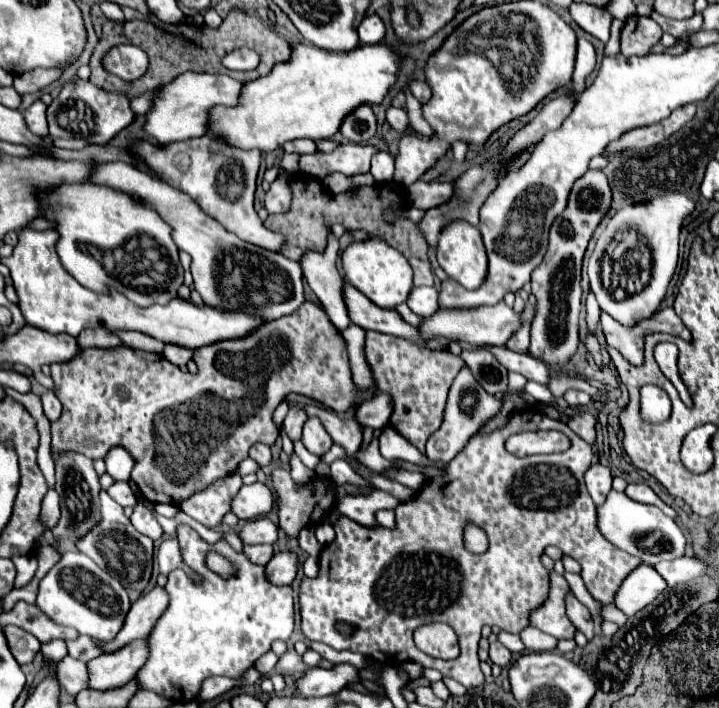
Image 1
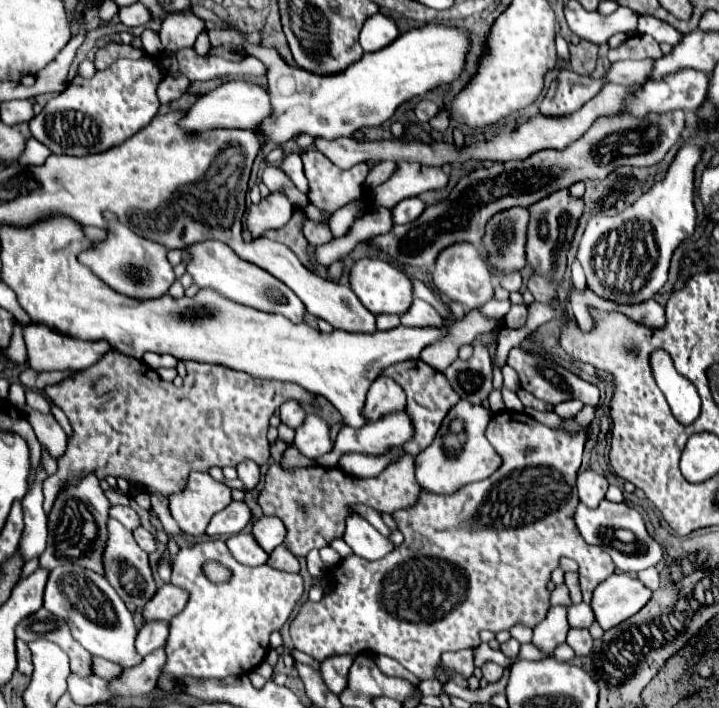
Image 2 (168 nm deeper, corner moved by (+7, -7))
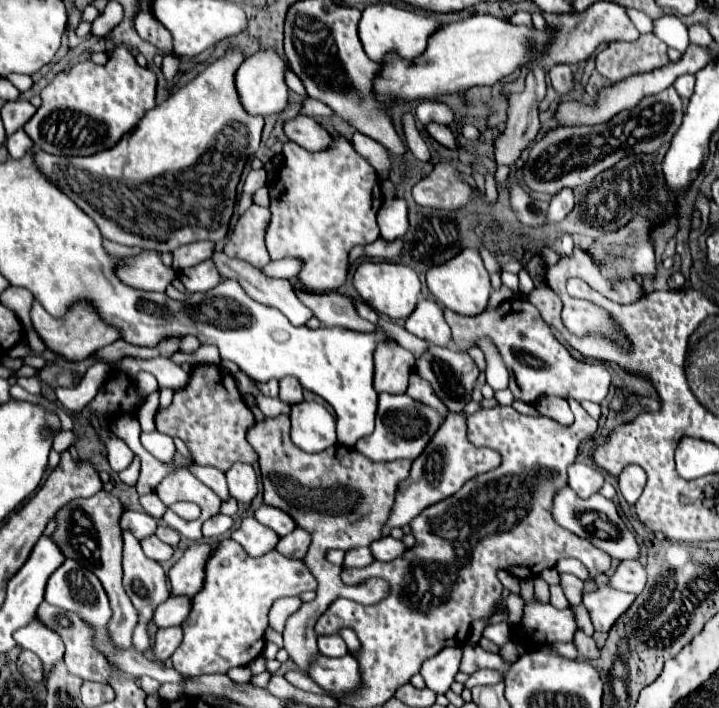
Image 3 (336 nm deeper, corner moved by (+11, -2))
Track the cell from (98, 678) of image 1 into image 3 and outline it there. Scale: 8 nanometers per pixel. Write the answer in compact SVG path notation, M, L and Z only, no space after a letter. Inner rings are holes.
M169 598L161 606L157 606L153 614L153 624L159 630L169 626L179 626L187 618L189 608L191 608L191 598Z

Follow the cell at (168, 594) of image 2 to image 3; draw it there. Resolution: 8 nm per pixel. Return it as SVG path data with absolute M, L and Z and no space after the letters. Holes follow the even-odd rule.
M195 544L185 550L179 562L173 564L169 570L169 582L171 582L171 596L193 596L197 590L201 590L203 584L203 568L205 560L209 558L209 552L213 550L211 544Z

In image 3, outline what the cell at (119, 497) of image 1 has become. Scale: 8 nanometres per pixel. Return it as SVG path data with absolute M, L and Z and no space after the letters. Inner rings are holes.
M125 510L121 514L119 524L121 524L123 530L129 530L137 540L141 540L145 536L151 536L155 532L155 528L157 528L155 518L151 518L145 512L135 512L135 510Z

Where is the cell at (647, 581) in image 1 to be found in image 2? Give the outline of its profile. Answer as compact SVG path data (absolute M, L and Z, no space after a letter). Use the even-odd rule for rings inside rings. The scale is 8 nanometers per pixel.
M619 573L597 585L593 591L591 609L595 613L595 621L603 631L607 631L633 617L649 599L651 591L643 587L639 579Z

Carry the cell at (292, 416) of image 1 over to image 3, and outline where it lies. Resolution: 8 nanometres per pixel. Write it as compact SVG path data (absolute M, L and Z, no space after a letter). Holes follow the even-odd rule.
M283 378L283 380L279 380L279 400L283 400L289 406L299 404L303 400L303 388L301 388L301 384L295 378Z

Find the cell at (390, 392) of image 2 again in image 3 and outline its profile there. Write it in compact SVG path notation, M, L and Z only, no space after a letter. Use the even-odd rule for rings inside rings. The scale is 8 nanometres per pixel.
M397 342L381 344L375 350L375 378L373 388L381 394L401 394L407 390L409 372L415 366L415 358L409 350L401 348Z

